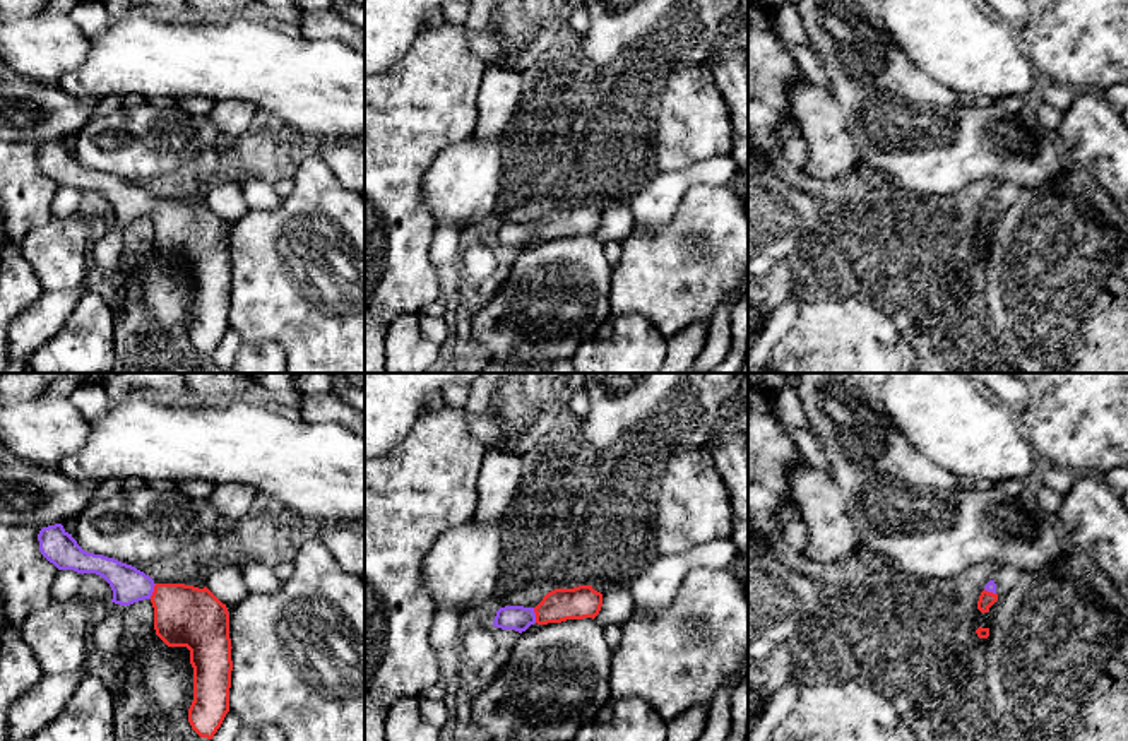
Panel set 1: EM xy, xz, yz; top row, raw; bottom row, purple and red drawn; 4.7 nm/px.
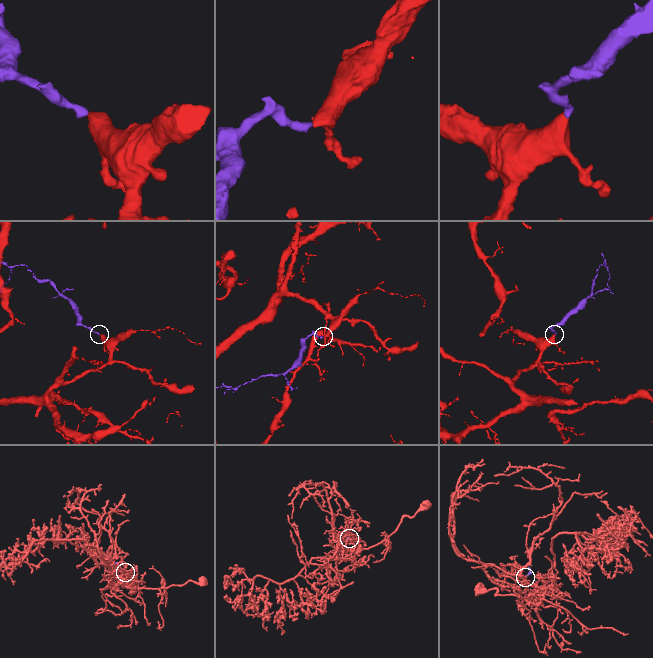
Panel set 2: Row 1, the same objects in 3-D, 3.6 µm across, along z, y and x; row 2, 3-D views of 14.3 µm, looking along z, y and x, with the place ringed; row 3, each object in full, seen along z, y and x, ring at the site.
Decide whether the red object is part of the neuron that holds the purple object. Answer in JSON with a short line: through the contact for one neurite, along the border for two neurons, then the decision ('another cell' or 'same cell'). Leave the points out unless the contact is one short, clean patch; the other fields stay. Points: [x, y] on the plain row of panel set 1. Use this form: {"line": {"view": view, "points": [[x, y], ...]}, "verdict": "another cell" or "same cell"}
{"line": {"view": "xy", "points": [[129, 202], [153, 207], [166, 214], [187, 233]]}, "verdict": "same cell"}

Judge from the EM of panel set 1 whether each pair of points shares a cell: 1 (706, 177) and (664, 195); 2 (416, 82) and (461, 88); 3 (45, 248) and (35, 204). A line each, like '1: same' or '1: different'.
1: same
2: same
3: different

